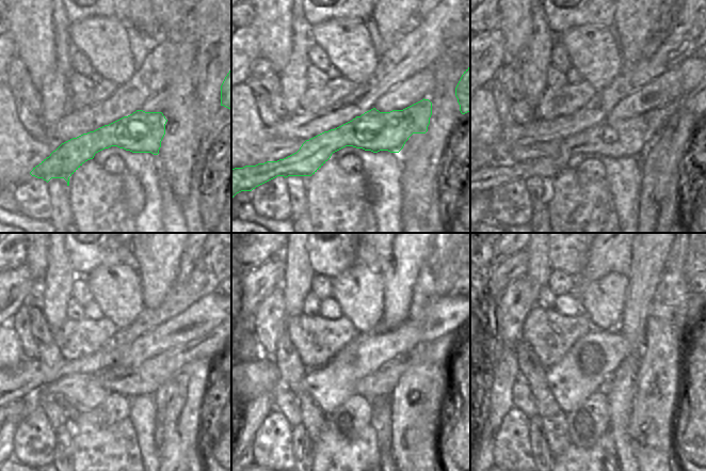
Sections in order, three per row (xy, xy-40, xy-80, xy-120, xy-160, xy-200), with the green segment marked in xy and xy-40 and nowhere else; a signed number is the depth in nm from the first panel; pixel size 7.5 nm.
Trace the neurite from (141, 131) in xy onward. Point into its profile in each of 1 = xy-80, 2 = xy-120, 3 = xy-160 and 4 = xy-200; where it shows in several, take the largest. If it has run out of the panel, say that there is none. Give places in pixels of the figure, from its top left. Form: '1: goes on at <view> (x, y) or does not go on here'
1: goes on at xy-80 (613, 137)
2: goes on at xy-120 (147, 378)
3: goes on at xy-160 (382, 382)
4: goes on at xy-200 (684, 343)

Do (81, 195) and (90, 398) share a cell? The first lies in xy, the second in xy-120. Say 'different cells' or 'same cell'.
different cells

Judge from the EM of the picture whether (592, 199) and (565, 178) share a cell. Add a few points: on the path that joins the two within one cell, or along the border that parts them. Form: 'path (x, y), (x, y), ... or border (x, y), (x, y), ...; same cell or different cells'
path (586, 198), (572, 184); same cell

